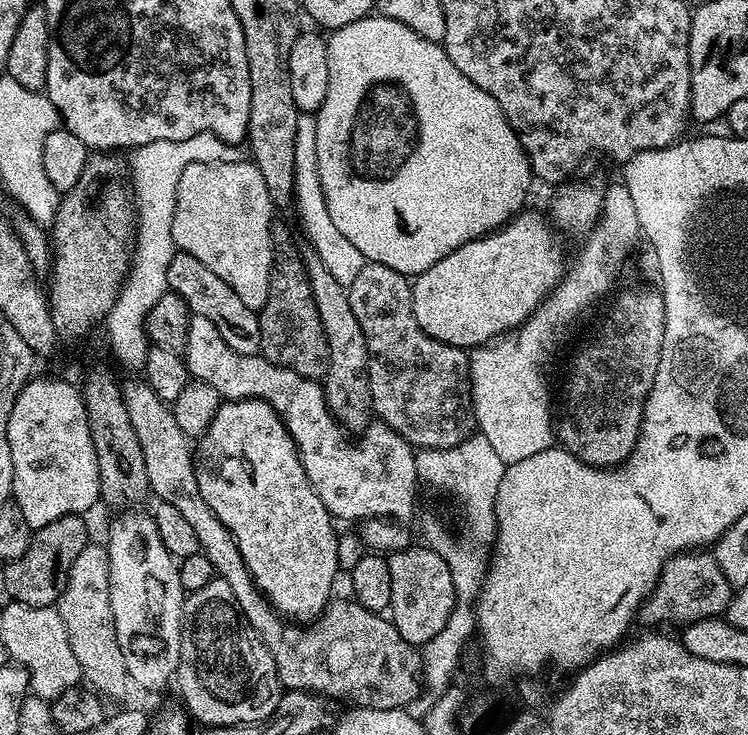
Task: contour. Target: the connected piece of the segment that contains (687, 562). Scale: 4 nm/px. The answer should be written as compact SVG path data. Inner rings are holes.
M689 550L672 557L664 564L660 580L652 589L638 613L639 623L680 624L687 626L699 620L711 620L725 615L732 601L732 583L724 577L715 555L708 550Z

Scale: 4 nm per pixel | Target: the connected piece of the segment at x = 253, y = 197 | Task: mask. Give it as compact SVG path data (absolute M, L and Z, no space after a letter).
M247 159L221 164L191 164L186 166L186 170L182 170L182 182L178 182L172 242L179 251L198 258L202 266L210 266L210 270L214 270L214 274L218 274L218 278L222 278L222 282L226 282L230 290L234 290L234 294L238 294L238 298L246 302L246 306L259 310L266 302L268 287L272 281L272 212L274 213L274 205L266 190L266 182L262 182L262 174L256 169L256 165Z

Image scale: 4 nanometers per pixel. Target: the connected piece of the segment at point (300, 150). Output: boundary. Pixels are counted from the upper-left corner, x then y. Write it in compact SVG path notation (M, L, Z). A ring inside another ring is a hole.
M301 114L298 118L296 145L294 146L294 170L296 171L296 190L294 193L294 209L300 215L300 224L308 235L311 251L326 262L326 270L338 278L342 285L349 285L358 278L358 270L365 264L363 254L341 234L338 226L334 226L334 218L330 218L330 210L326 206L326 198L322 194L322 182L318 178L318 154L316 153L316 117L312 114Z

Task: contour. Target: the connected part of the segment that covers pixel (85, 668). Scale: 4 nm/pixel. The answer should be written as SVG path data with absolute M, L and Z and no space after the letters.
M89 542L82 554L74 558L74 566L66 570L58 611L70 638L70 650L74 650L74 658L80 663L83 679L105 697L122 695L129 679L114 630L114 610L110 610L110 562L103 543Z

